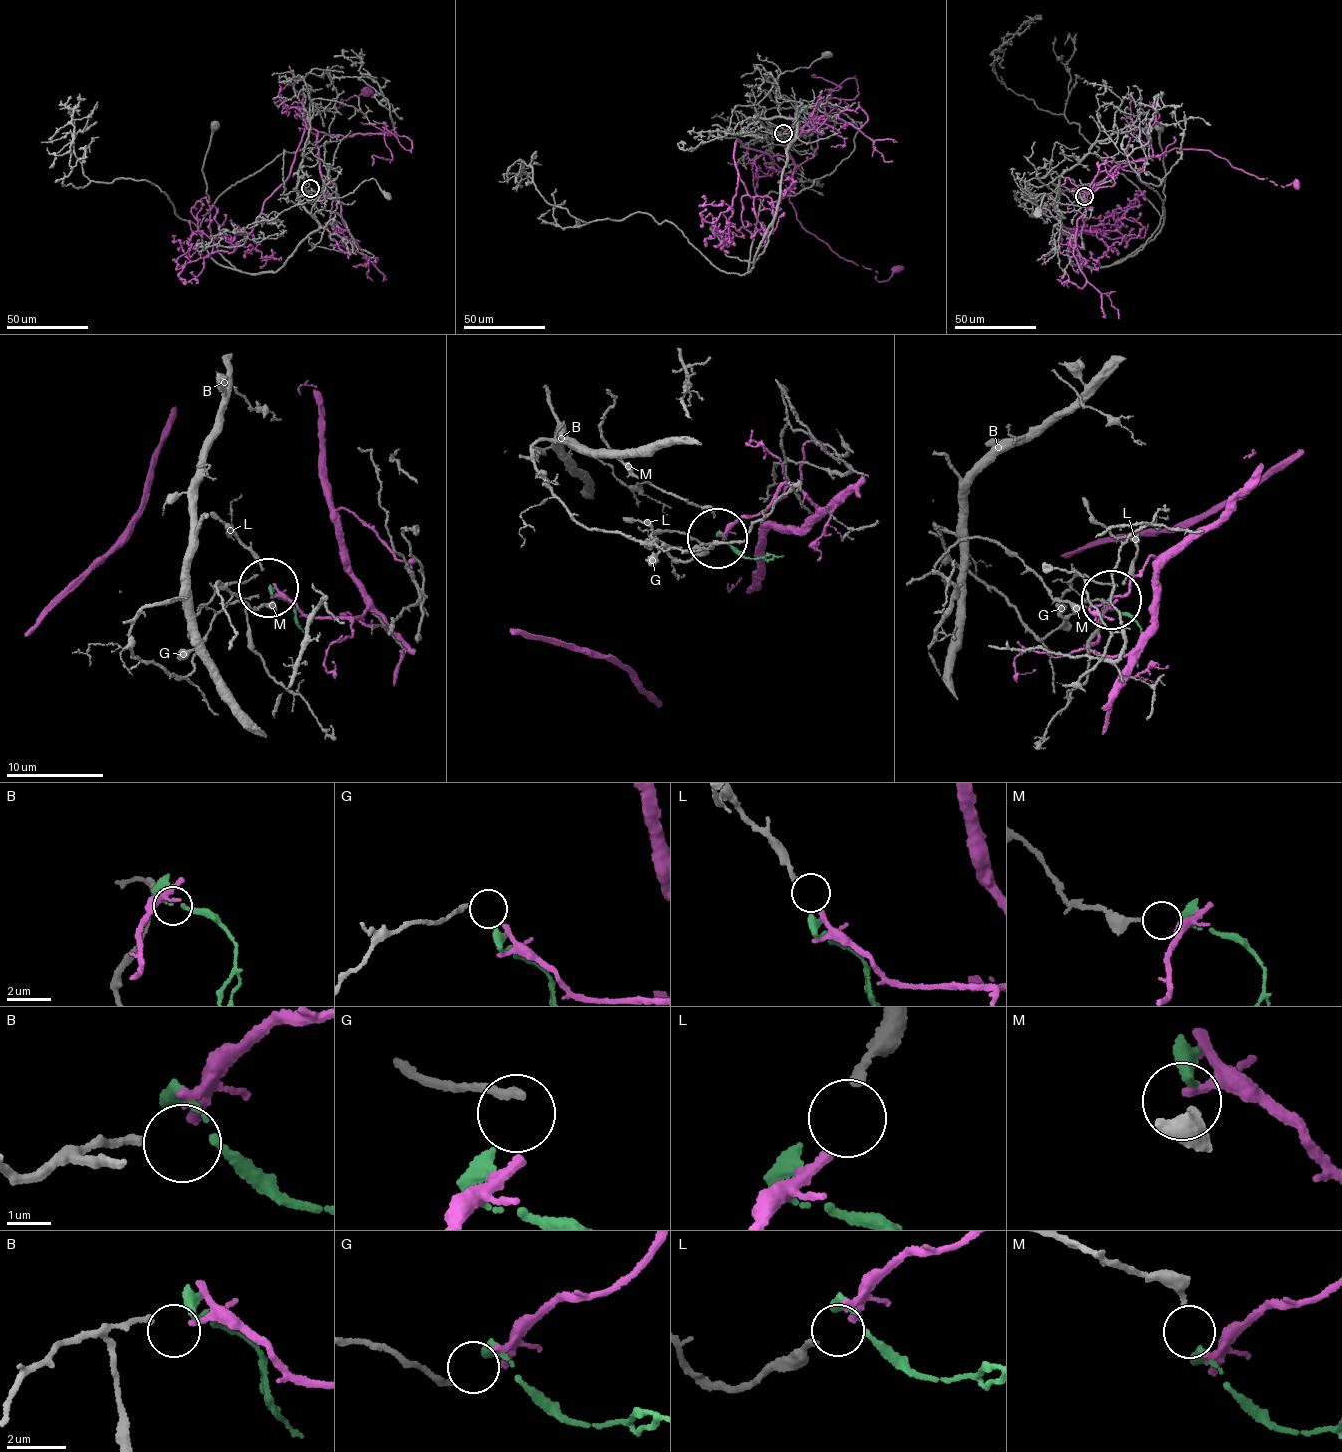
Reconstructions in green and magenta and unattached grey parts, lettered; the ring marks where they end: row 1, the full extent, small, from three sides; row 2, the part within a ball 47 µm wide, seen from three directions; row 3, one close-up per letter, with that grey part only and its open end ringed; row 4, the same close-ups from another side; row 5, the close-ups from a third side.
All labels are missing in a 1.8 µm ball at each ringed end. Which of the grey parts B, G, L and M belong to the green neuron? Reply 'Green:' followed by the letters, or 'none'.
Green: M

